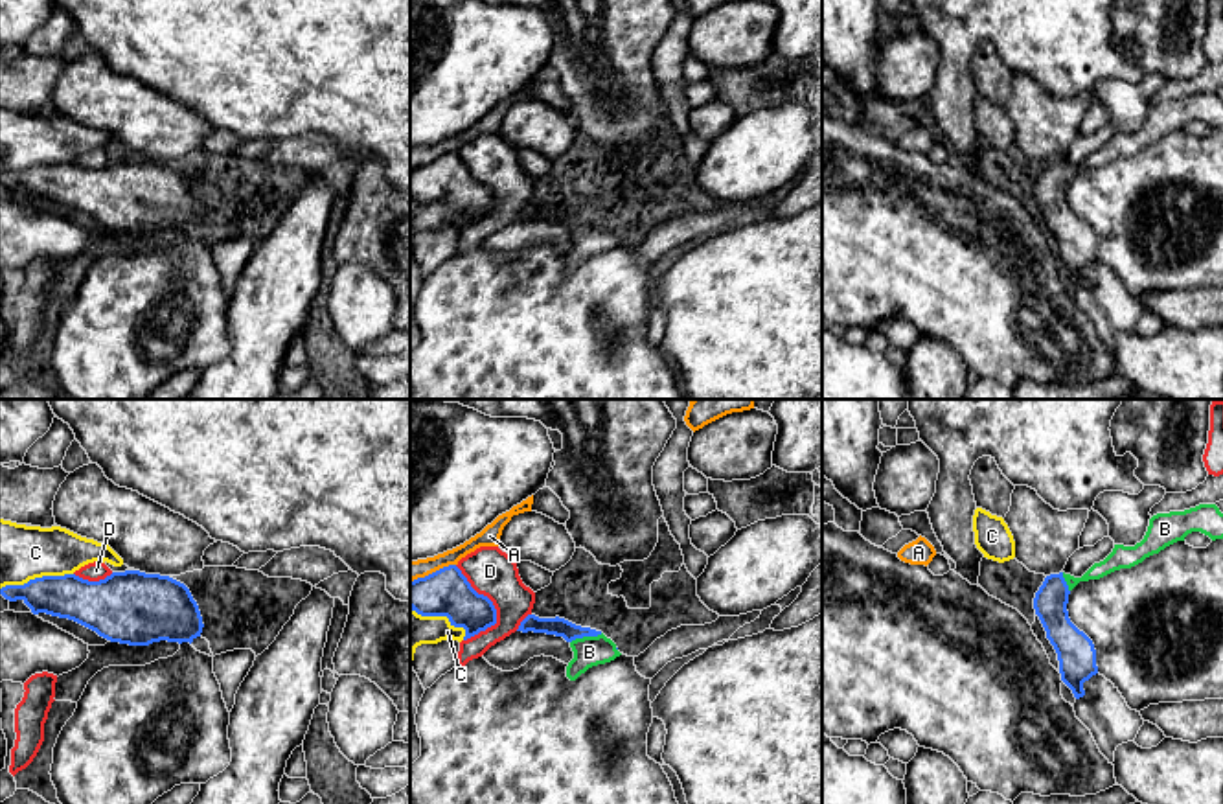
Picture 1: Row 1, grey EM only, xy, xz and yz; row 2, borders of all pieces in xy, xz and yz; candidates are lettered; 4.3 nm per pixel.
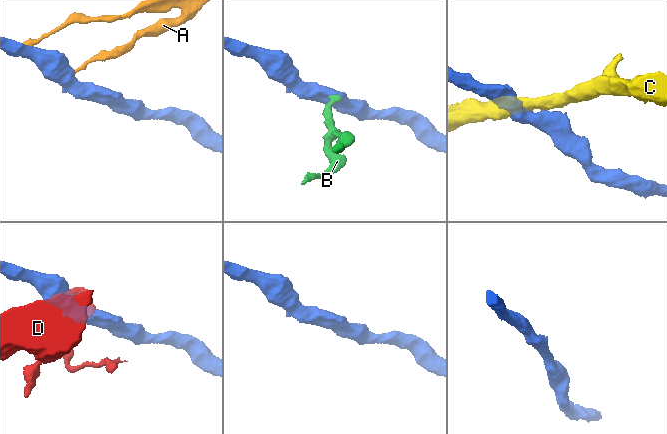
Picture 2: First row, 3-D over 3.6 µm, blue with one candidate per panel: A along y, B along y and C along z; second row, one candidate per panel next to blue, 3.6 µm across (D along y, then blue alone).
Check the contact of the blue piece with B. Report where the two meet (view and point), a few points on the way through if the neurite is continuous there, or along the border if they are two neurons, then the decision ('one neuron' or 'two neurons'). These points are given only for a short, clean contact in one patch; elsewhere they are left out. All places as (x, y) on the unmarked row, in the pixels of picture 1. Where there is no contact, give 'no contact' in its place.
contact xz (585, 223); way xz (556, 214), (585, 223), (589, 240); one neuron

